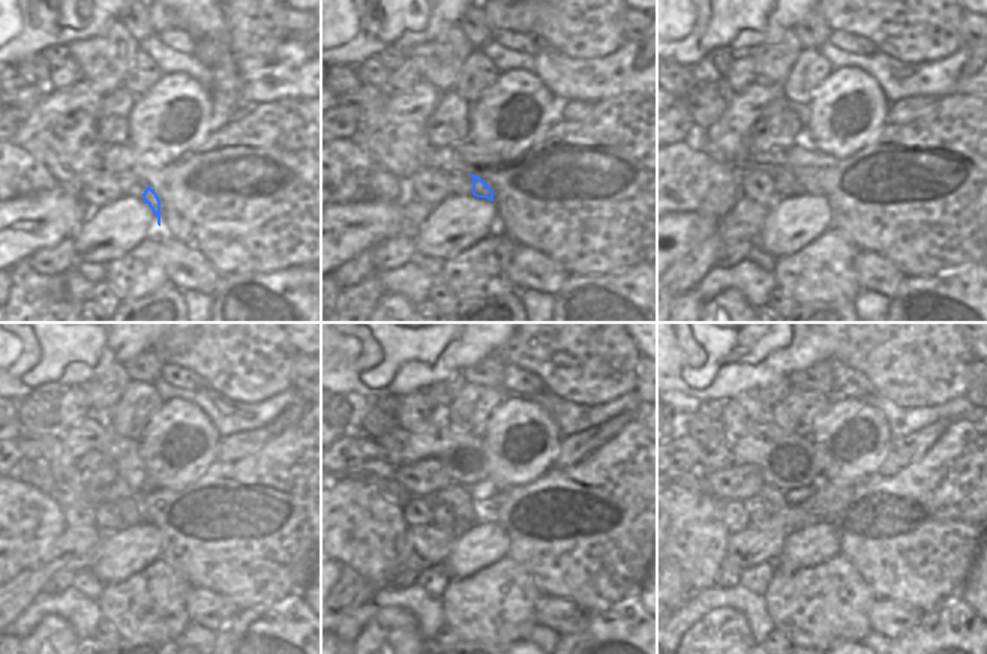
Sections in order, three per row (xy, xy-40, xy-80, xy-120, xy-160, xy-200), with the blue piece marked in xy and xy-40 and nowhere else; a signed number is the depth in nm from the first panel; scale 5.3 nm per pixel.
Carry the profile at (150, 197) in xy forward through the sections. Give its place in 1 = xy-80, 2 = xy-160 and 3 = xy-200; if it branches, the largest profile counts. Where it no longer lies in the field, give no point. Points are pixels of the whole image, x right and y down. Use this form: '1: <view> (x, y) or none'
1: xy-80 (806, 177)
2: xy-160 (458, 497)
3: xy-200 (771, 498)

